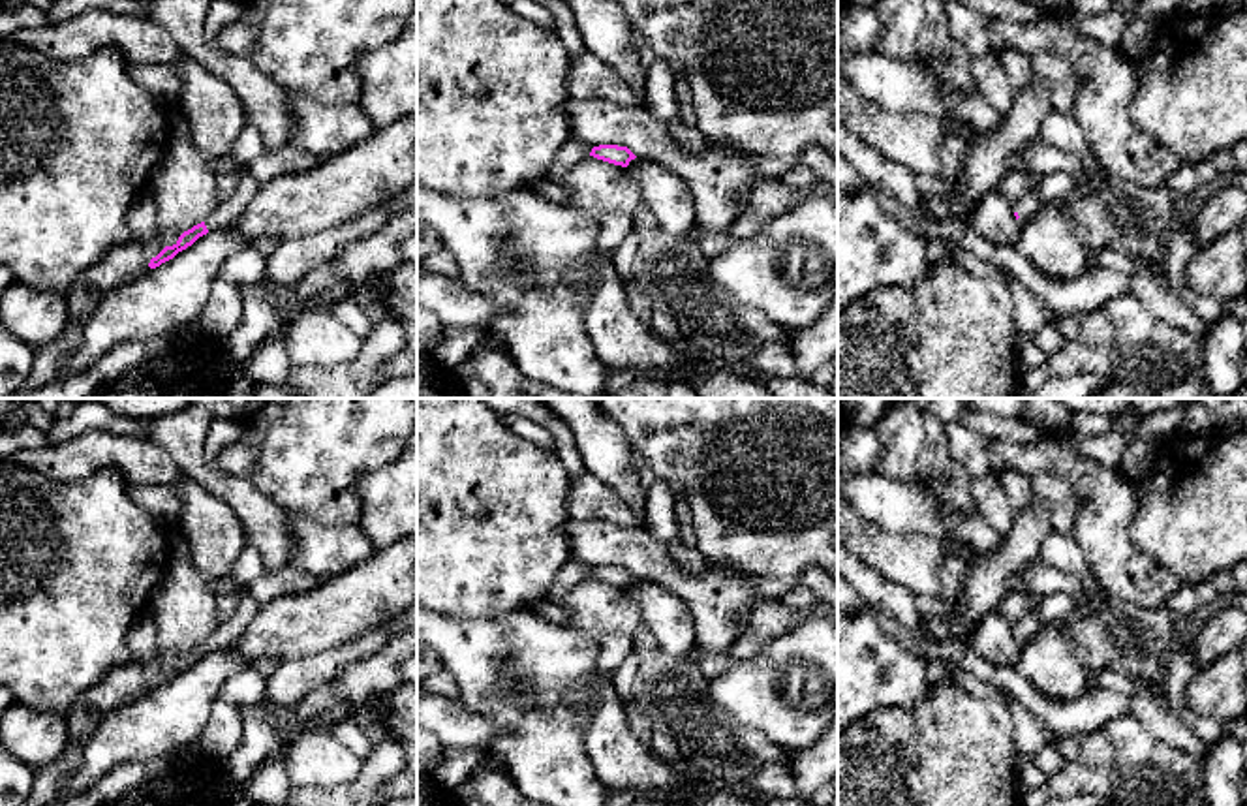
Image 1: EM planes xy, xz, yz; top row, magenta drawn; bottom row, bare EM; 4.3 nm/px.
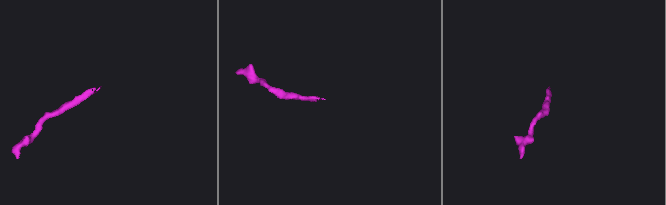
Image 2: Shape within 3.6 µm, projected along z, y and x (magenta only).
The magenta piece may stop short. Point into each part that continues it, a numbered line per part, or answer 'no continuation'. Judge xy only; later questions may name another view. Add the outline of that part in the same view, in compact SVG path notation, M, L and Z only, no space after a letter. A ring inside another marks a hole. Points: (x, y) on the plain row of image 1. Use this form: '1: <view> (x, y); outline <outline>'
1: xy (228, 632); outline M242 590L237 612L229 620L222 622L216 633L205 641L207 650L216 652L231 648L252 622L259 607L261 605L246 590Z

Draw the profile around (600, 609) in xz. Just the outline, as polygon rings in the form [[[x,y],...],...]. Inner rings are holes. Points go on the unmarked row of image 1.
[[[593,577],[569,590],[562,605],[571,612],[569,626],[588,633],[597,644],[607,635],[635,635],[640,626],[640,611],[625,588]]]

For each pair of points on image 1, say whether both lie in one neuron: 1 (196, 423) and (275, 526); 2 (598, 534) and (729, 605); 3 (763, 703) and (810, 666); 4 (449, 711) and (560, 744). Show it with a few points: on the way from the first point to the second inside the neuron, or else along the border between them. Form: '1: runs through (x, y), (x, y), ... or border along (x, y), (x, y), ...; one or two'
1: runs through (194, 451), (194, 459), (216, 481), (246, 502); one
2: runs through (630, 547), (697, 592); one
3: runs through (774, 692), (787, 688), (799, 677); one
4: border along (459, 697), (496, 729), (489, 748); two

